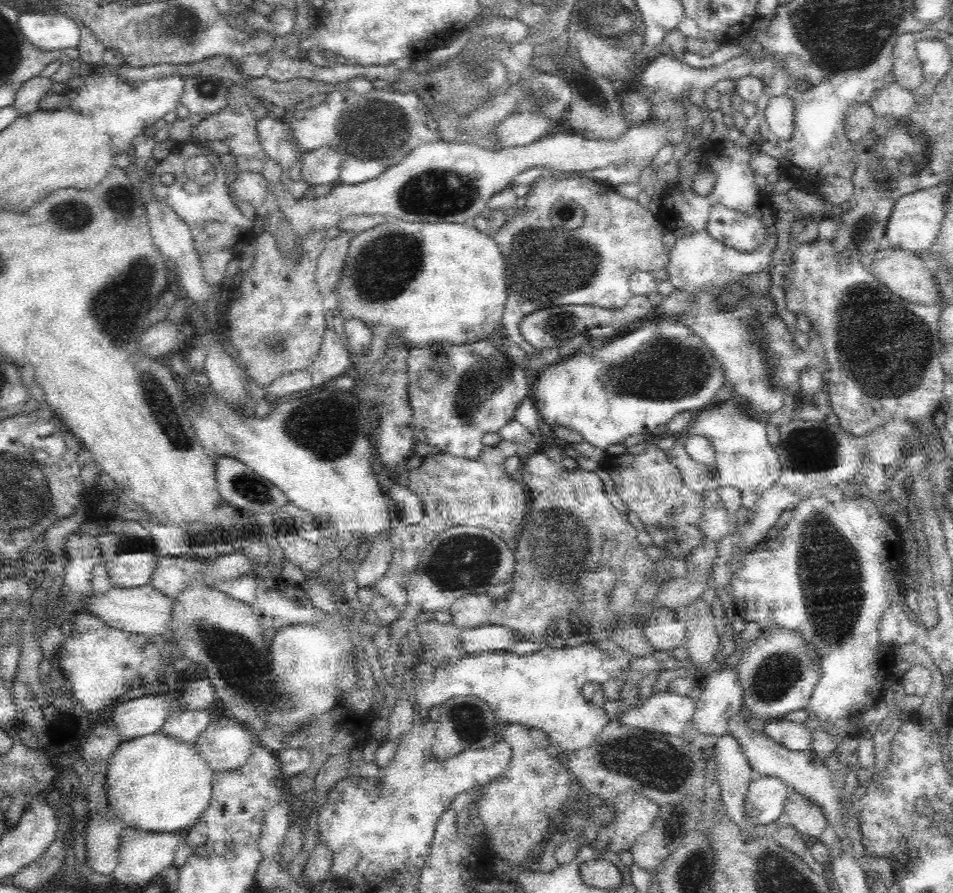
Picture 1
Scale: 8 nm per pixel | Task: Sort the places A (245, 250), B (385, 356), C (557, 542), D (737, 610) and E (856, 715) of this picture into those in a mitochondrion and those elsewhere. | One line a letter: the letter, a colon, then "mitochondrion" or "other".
A: other
B: mitochondrion
C: mitochondrion
D: other
E: other

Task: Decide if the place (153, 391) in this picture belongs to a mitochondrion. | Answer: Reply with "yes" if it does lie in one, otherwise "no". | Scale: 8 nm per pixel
yes

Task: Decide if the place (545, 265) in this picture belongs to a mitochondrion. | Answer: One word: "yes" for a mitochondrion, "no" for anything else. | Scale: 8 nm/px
yes

